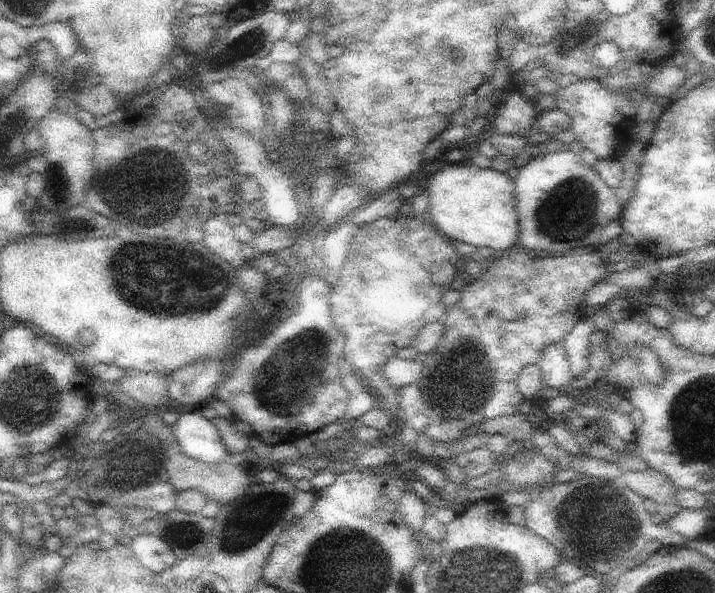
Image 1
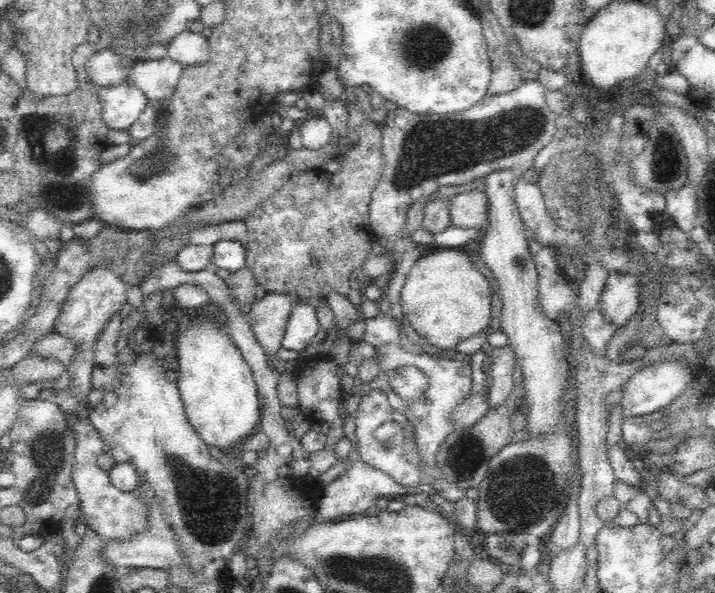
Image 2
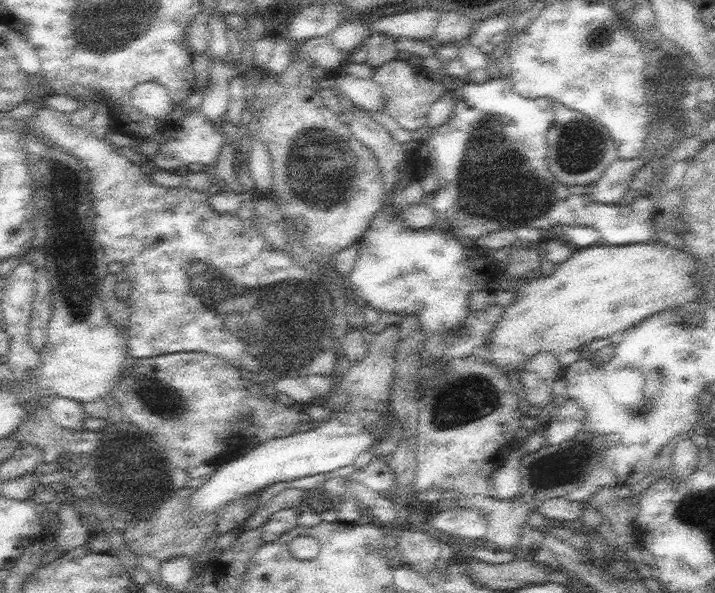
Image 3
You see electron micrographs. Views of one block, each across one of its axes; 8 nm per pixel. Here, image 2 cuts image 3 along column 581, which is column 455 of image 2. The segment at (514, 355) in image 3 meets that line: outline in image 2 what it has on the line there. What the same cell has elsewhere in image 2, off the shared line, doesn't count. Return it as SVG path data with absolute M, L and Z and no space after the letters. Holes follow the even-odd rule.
M438 250L414 262L402 288L402 308L410 326L432 346L454 350L462 340L480 334L492 316L492 288L474 266L472 256L460 250Z

